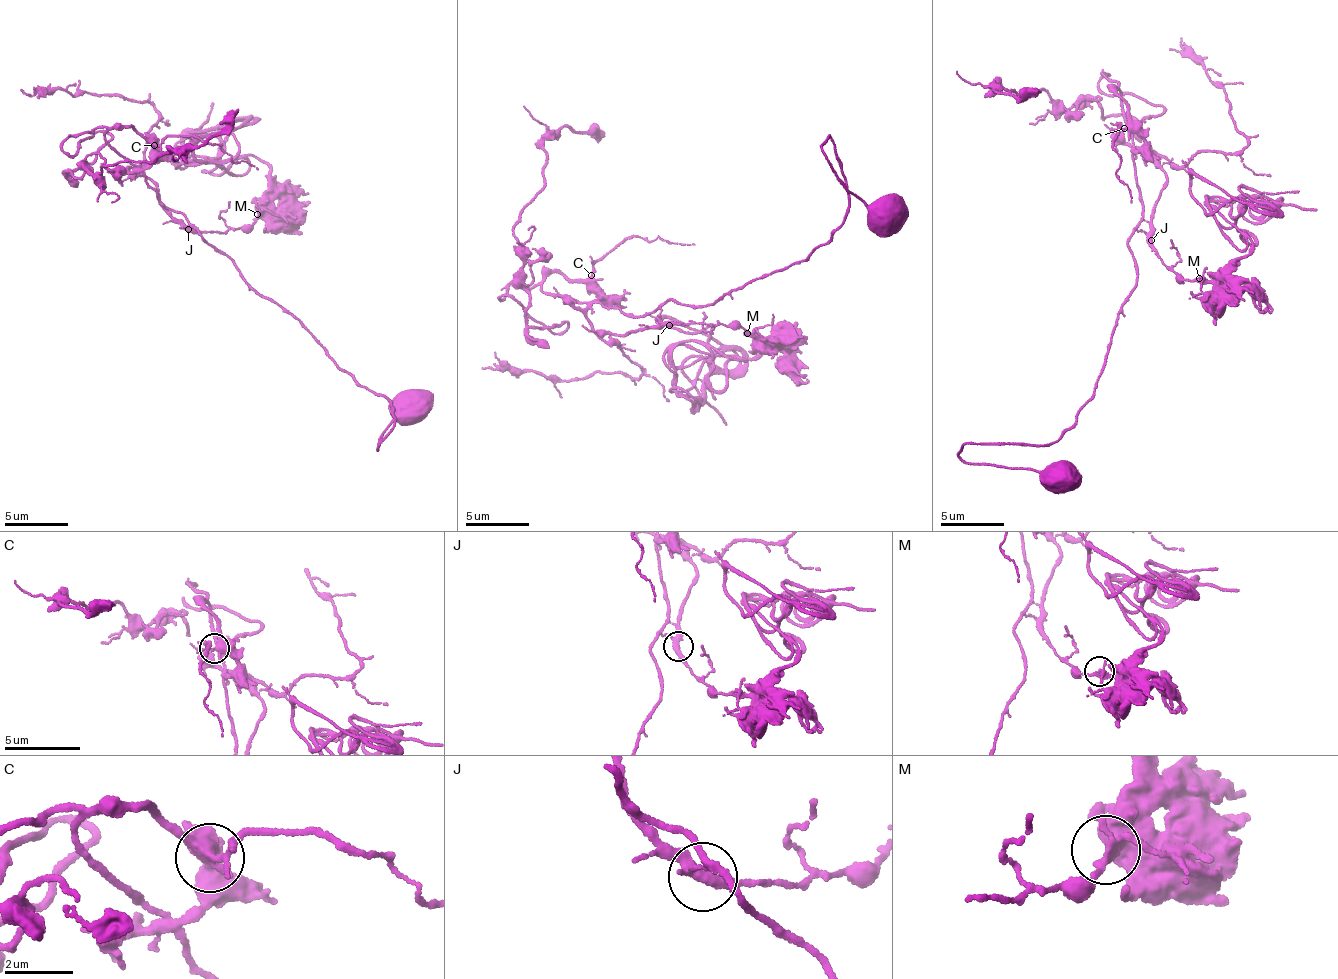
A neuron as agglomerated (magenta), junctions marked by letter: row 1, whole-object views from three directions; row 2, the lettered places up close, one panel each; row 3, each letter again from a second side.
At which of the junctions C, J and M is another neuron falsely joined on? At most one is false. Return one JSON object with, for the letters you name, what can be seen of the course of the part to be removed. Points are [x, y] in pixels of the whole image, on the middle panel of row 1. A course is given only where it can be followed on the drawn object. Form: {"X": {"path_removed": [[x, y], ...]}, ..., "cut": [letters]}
{"M": {"path_removed": [[748, 332], [761, 352], [749, 358], [717, 355], [710, 364], [705, 404], [727, 424]]}, "cut": ["M"]}

